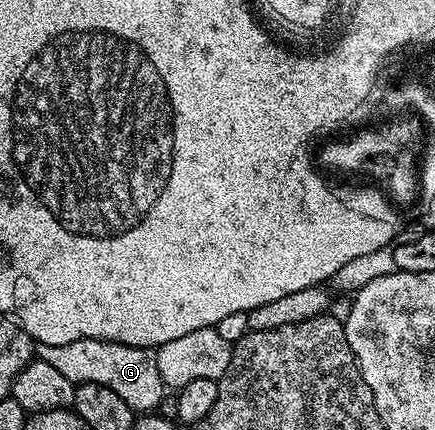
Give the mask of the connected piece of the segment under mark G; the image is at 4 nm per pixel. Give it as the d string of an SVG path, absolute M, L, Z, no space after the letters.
M86 338L78 342L66 342L66 346L41 344L38 356L74 385L94 382L98 386L106 386L106 390L114 390L114 394L118 394L118 398L122 398L122 402L126 402L126 406L130 406L137 414L148 414L159 409L166 395L162 374L158 374L156 354L151 348L135 348L129 344Z

